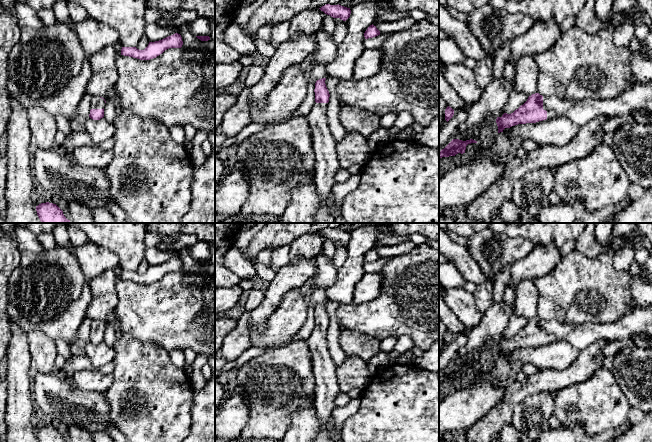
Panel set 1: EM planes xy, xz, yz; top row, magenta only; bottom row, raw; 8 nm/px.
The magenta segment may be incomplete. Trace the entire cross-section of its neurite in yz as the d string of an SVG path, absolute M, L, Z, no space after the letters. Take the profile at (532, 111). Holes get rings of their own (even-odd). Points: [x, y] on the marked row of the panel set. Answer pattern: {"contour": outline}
{"contour": "M652 81L637 82L623 94L608 100L562 100L535 93L513 113L497 117L496 123L498 133L518 124L536 123L558 116L566 116L578 126L583 126L601 115L629 115L640 108L652 111Z"}

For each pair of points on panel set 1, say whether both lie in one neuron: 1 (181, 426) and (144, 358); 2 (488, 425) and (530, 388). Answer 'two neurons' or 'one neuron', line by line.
1: one neuron
2: one neuron

